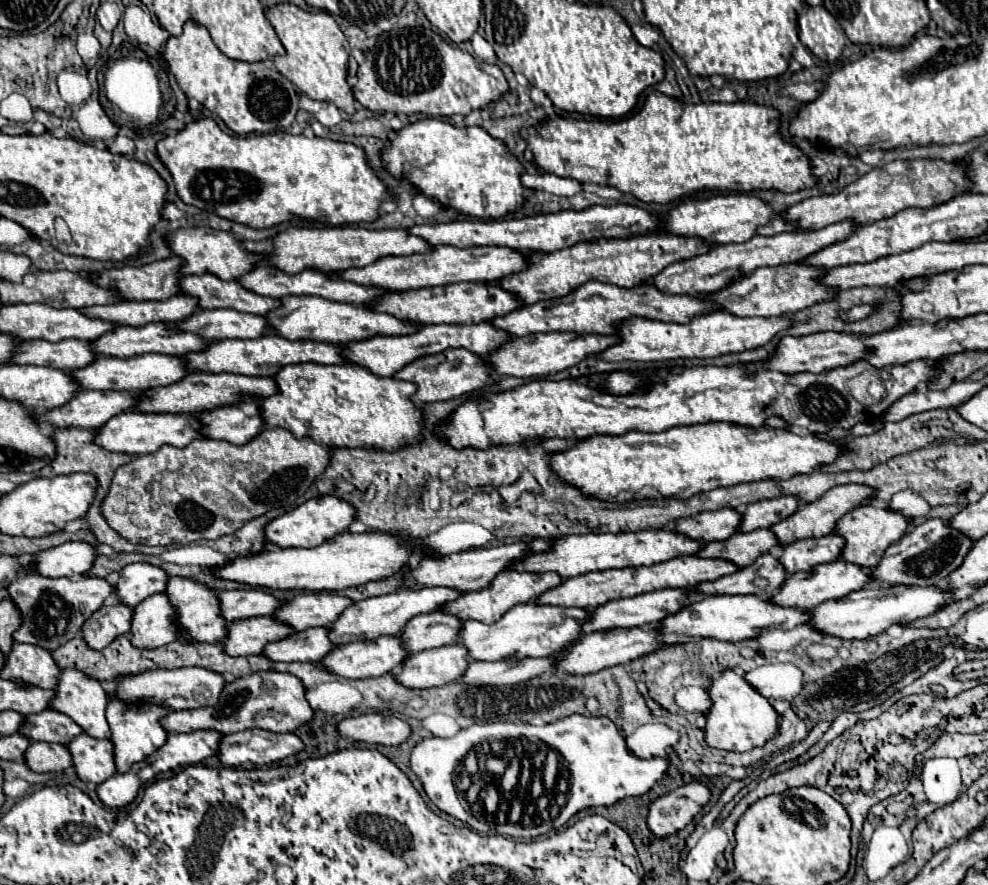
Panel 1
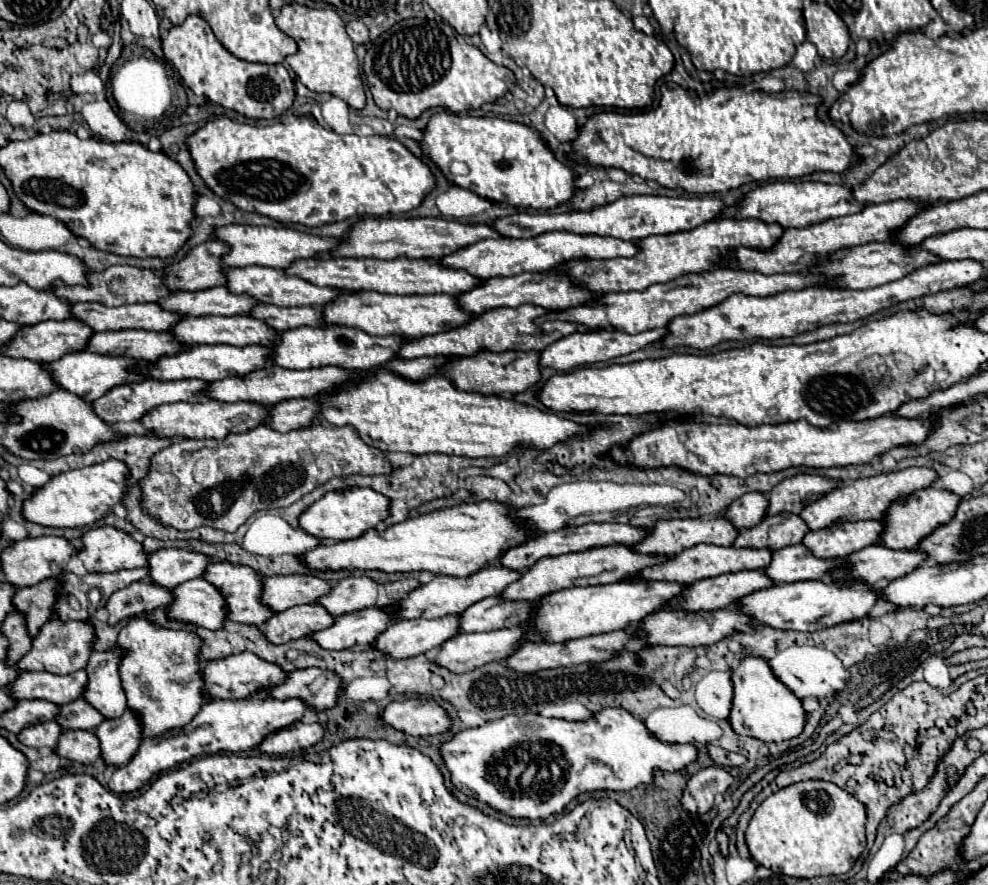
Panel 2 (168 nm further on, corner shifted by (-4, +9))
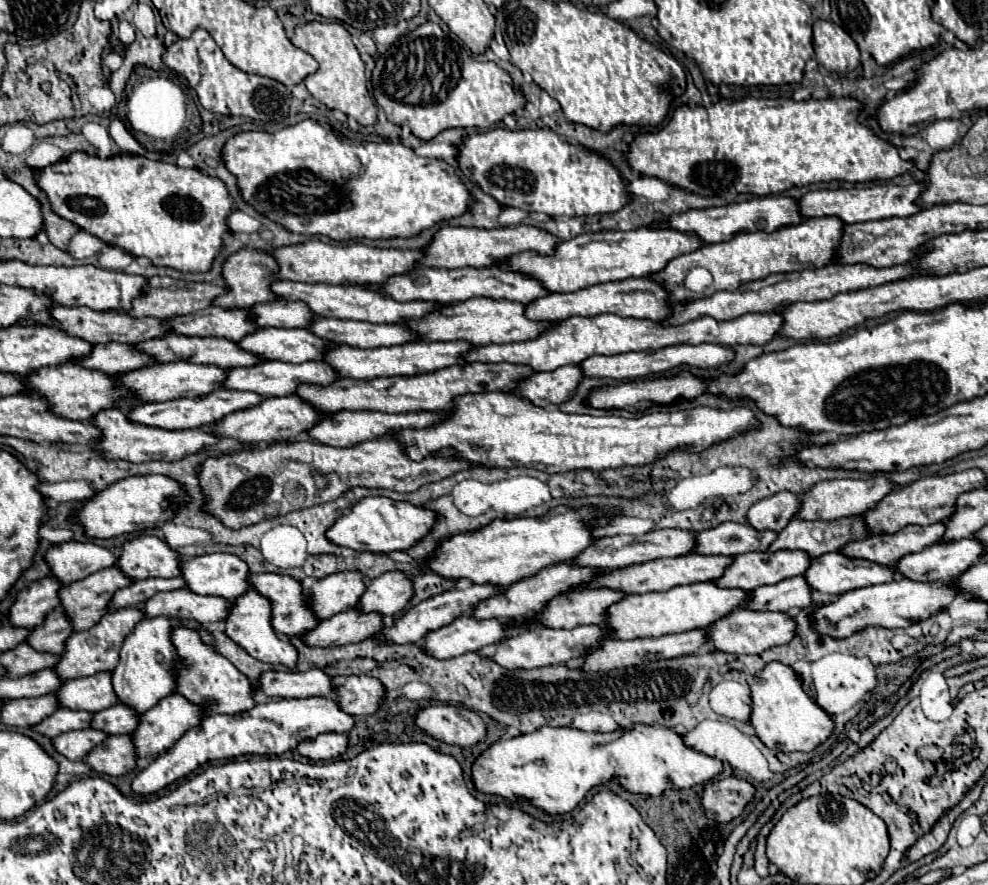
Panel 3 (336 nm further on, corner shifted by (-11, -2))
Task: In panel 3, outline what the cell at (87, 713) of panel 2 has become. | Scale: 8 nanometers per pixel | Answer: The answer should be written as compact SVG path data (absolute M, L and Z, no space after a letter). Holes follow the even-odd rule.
M114 705L108 709L96 711L92 715L90 727L104 731L106 735L124 735L134 731L136 723L138 723L138 715L134 711L130 711L124 705Z

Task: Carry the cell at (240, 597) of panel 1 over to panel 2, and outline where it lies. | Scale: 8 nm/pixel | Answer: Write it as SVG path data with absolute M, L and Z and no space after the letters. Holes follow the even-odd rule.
M293 574L293 576L273 576L265 578L263 602L275 612L283 612L293 606L313 604L319 596L325 596L331 590L329 582L311 574Z

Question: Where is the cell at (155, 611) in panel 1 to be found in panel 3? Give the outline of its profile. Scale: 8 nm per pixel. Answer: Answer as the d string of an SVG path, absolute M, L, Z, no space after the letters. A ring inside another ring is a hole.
M254 589L246 591L244 595L240 595L232 601L228 615L224 619L224 625L226 625L224 633L236 645L246 649L252 657L256 657L260 661L268 661L268 663L282 663L282 665L294 669L298 653L294 651L294 647L288 641L280 639L280 635L272 629L272 625L270 625L270 603L266 603L266 597L258 595Z

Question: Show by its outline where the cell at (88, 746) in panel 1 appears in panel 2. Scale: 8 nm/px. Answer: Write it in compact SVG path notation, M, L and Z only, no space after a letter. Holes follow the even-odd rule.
M125 710L121 718L105 720L95 734L101 740L103 760L111 766L123 766L135 756L143 740L143 722L135 710Z

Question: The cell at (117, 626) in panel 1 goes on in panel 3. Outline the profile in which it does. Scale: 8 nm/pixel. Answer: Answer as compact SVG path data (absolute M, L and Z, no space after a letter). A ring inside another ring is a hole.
M188 589L164 591L138 605L146 619L154 617L174 617L174 619L194 619L198 623L224 621L230 607L228 599L212 595L194 595Z

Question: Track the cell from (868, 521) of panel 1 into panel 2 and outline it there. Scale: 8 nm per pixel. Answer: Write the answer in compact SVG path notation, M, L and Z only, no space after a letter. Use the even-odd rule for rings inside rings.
M925 488L919 490L903 500L897 500L891 504L891 508L887 510L885 516L885 532L881 534L881 544L893 550L911 550L919 544L919 540L931 536L931 532L935 532L935 528L947 524L951 520L951 516L955 516L955 508L963 502L961 496L957 496L955 492L949 492L945 488Z

